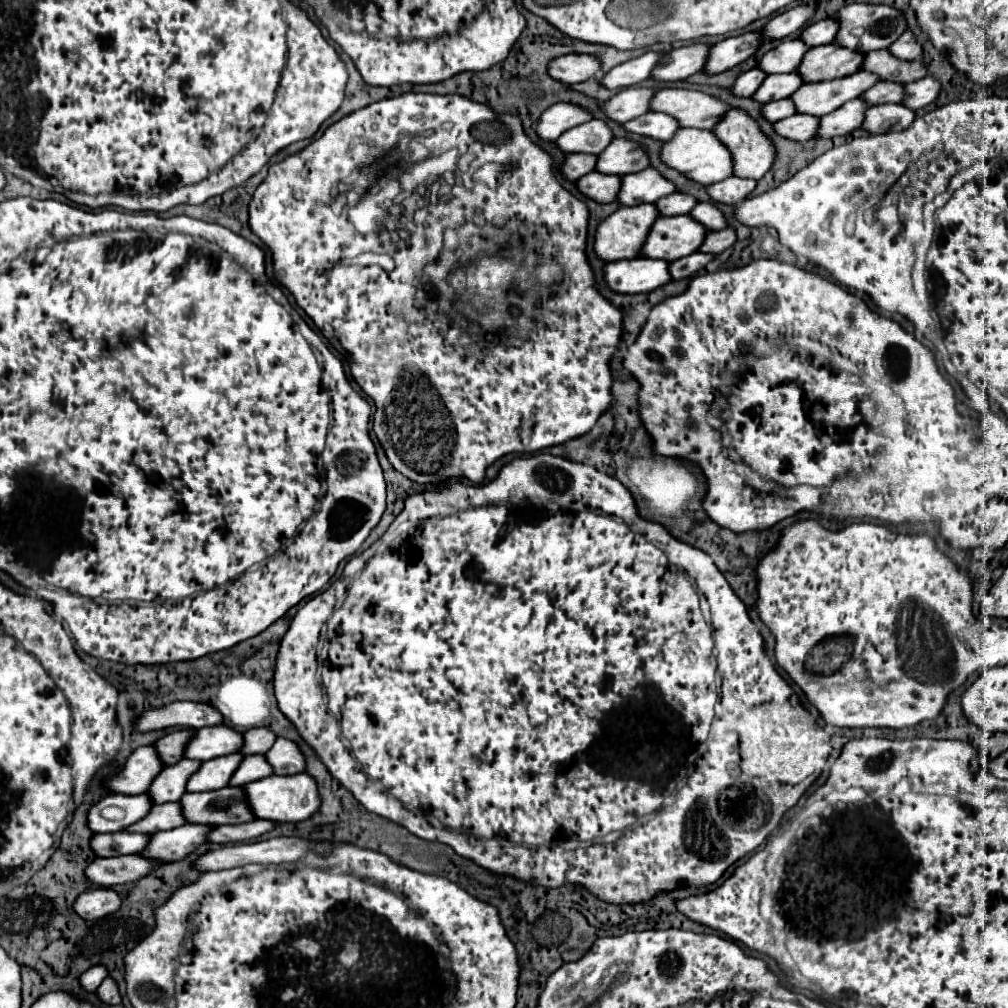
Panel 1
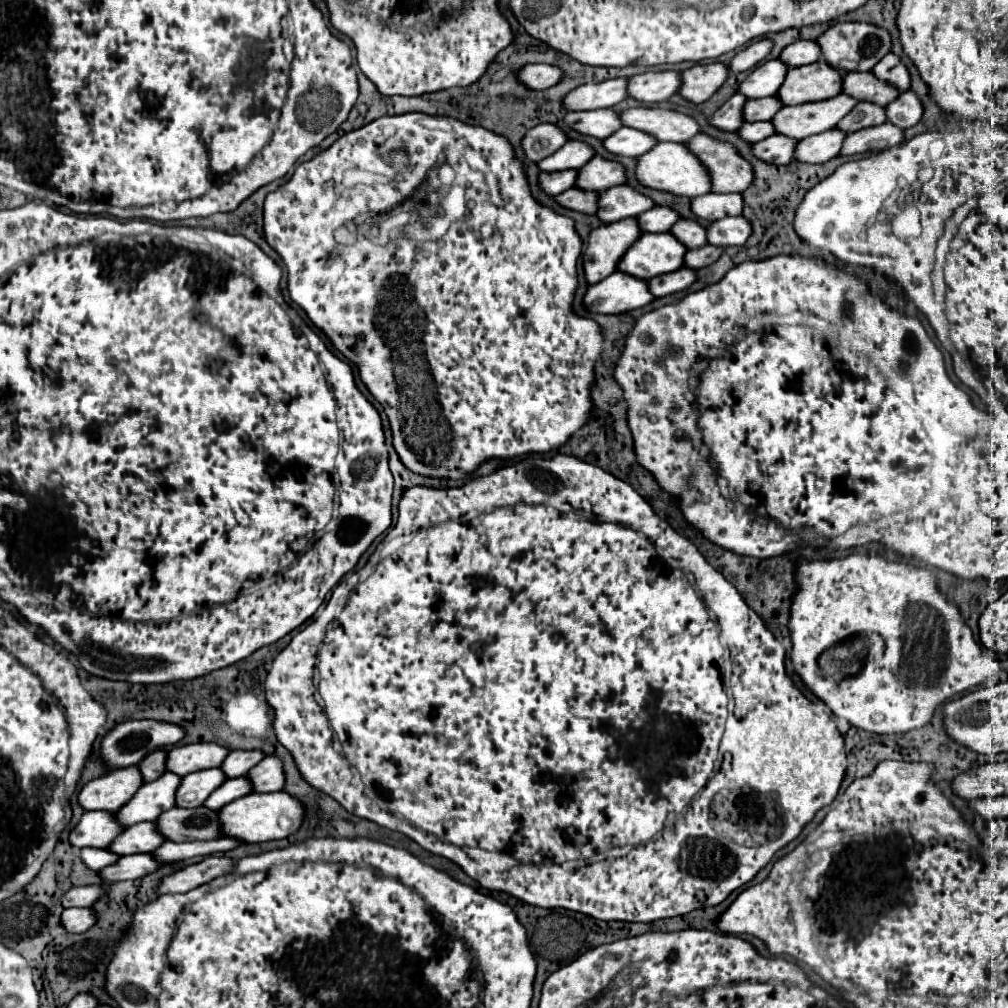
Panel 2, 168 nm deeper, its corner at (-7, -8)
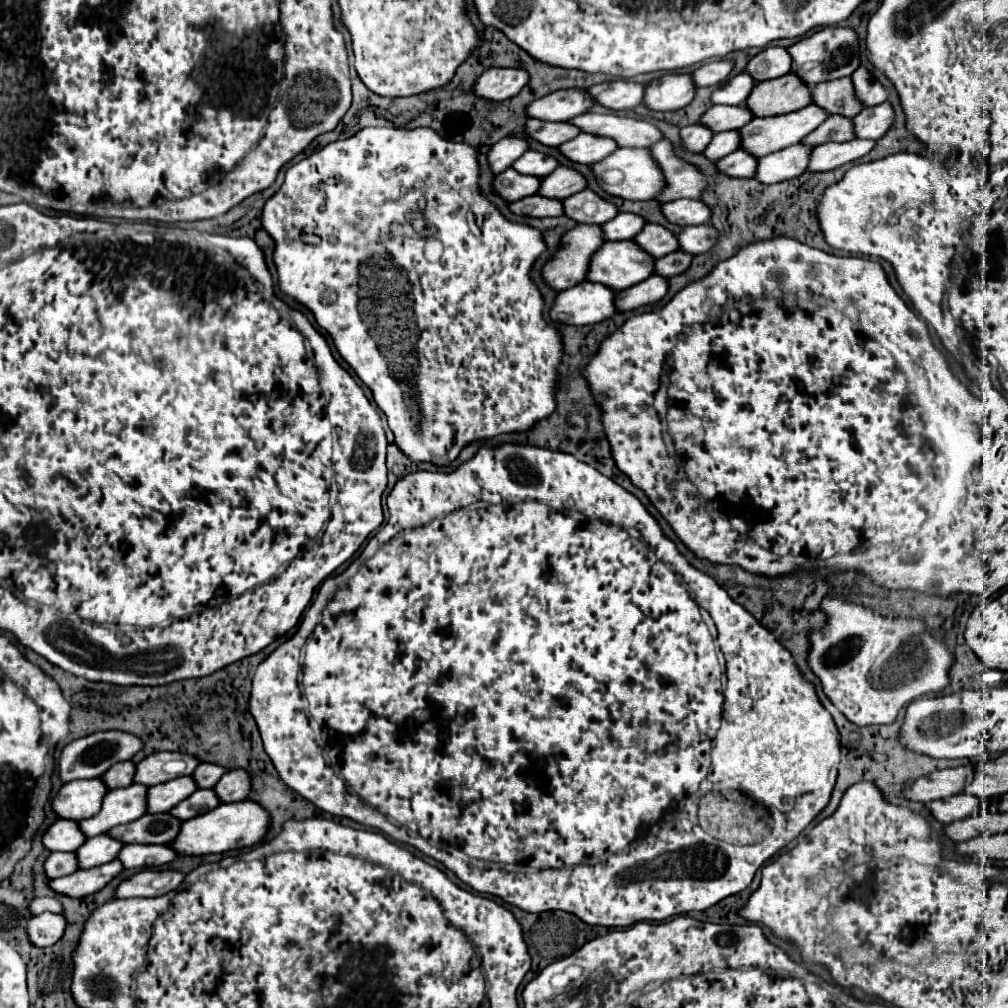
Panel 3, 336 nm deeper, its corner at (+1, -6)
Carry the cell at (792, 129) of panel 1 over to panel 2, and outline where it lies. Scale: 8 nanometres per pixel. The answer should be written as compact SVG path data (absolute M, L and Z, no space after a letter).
M771 135L763 141L759 141L757 145L751 147L751 153L765 161L765 163L773 163L773 165L787 165L793 161L793 149L795 149L797 141L789 141L789 137L777 137Z

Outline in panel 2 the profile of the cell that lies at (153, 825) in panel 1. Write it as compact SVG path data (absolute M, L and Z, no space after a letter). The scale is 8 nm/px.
M137 823L129 829L125 829L121 835L117 835L107 851L125 857L125 855L135 855L135 853L151 853L161 845L161 837L153 833L153 823Z

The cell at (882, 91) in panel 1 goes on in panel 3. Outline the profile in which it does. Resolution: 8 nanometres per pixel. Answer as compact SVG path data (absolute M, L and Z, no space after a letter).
M829 115L825 119L825 123L821 123L821 127L817 127L817 131L813 131L813 135L807 135L803 139L803 143L807 145L823 145L829 141L851 141L853 139L853 121L845 119L845 115Z

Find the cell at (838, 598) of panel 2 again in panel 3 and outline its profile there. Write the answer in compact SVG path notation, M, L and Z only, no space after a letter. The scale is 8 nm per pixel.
M843 591L827 595L821 601L821 611L825 611L829 619L825 627L821 627L821 631L809 633L811 649L807 655L807 663L819 677L823 691L831 699L831 703L857 727L895 723L899 711L911 701L921 695L941 693L951 685L949 671L955 663L955 655L949 651L945 639L935 639L925 623L921 623L921 619L905 619L903 615L883 617L871 607L853 603L851 595L845 595Z

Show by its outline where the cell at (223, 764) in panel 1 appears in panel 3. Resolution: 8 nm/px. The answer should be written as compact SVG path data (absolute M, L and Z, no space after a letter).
M191 775L173 779L169 783L161 783L161 787L149 787L149 793L147 793L149 813L171 811L189 795L193 795L193 791L197 791L197 783L193 783Z

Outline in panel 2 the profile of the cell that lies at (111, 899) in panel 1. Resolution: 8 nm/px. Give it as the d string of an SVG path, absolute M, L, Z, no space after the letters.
M65 909L61 913L61 925L67 933L85 933L93 925L93 913L89 909Z

